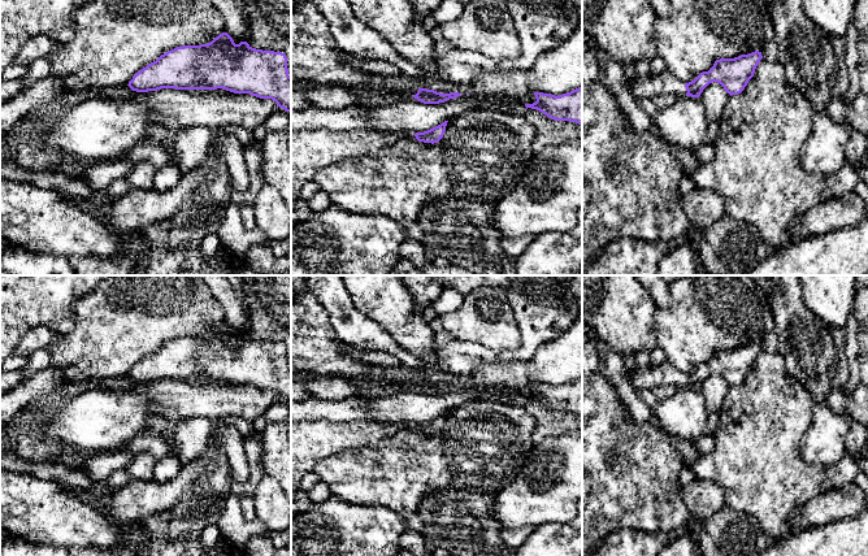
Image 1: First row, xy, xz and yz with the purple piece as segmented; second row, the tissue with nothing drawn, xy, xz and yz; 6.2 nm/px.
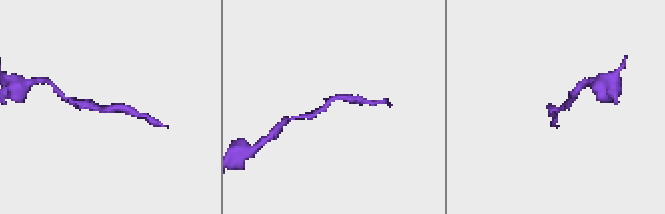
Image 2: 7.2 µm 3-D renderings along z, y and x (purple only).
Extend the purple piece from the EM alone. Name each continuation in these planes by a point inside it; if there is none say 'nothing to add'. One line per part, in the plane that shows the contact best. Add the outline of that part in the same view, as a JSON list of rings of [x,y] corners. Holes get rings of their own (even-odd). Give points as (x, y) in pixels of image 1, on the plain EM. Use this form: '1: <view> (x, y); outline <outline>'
1: xz (385, 299); outline [[[342,275],[355,308],[377,322],[408,353],[422,360],[418,379],[440,385],[457,383],[457,377],[434,361],[434,331],[424,321],[403,275]]]

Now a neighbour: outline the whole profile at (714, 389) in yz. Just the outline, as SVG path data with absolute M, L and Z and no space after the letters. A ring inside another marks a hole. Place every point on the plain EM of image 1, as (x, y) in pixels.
M717 373L709 374L703 381L699 390L706 399L708 412L719 412L721 409L722 401L729 387L730 386Z

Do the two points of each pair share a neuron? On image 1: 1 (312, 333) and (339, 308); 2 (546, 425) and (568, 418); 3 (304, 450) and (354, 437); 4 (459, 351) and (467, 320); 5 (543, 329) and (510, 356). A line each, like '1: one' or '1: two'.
1: two
2: one
3: one
4: two
5: one

